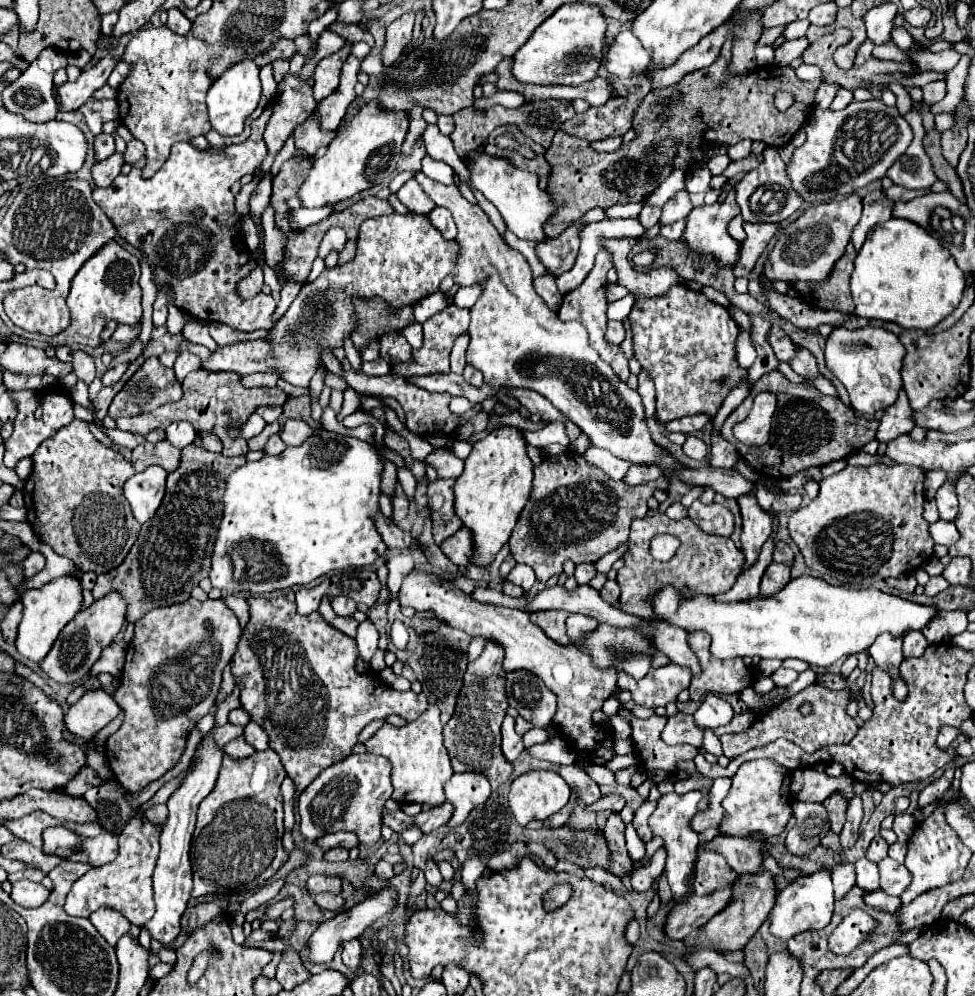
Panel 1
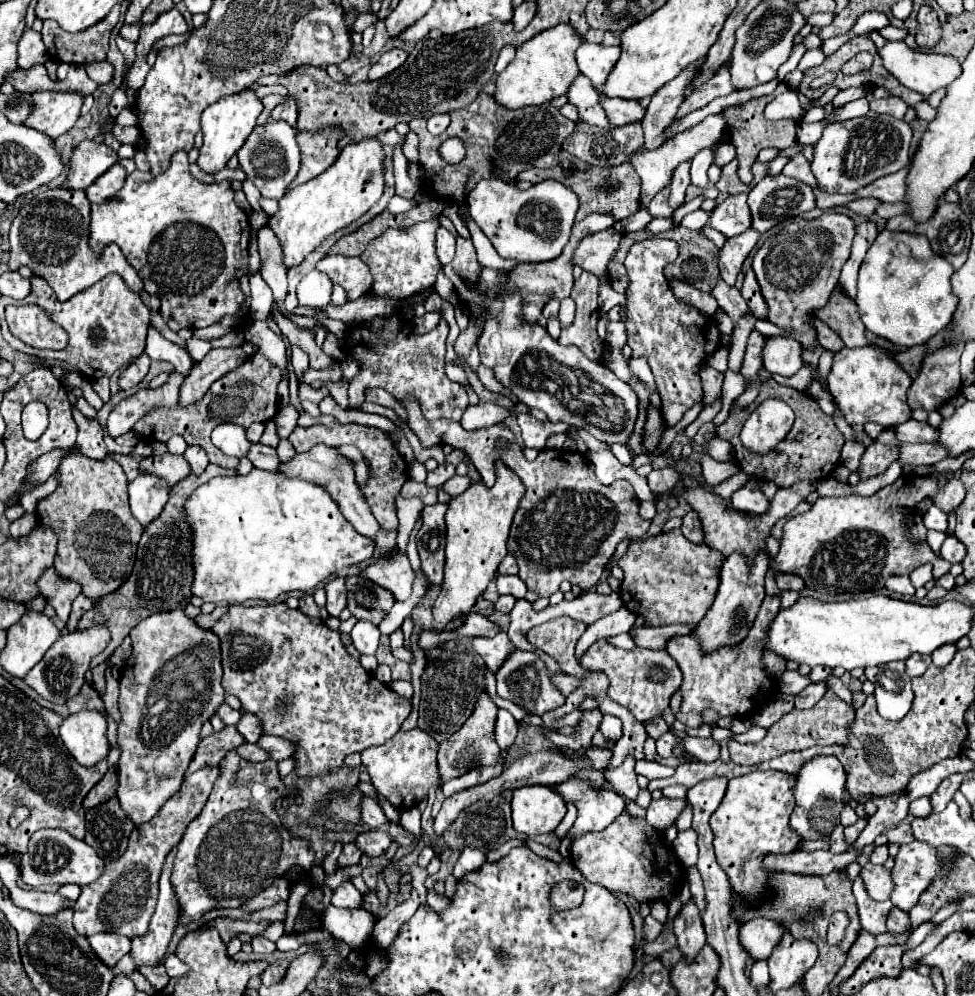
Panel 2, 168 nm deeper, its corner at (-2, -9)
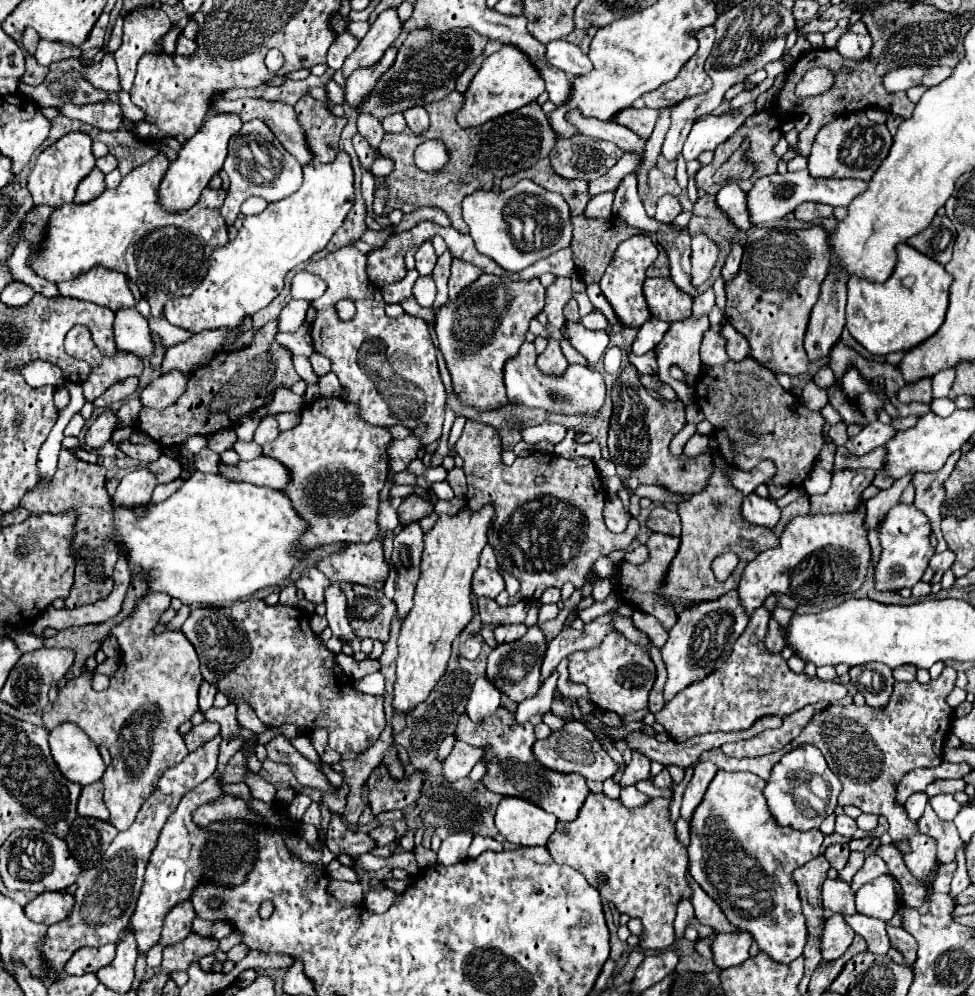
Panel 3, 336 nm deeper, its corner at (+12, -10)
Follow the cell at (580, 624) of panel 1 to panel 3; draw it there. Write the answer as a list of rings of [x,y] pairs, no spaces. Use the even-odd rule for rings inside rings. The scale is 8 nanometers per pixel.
[[[610,633],[604,643],[596,649],[576,651],[570,657],[570,681],[584,683],[590,689],[590,697],[596,705],[618,715],[634,713],[648,707],[648,695],[656,681],[656,665],[648,651],[636,647],[620,633]]]

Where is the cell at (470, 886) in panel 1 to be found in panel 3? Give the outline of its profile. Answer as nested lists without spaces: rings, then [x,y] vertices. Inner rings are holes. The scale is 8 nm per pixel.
[[[452,833],[448,839],[442,841],[438,851],[440,865],[456,865],[468,857],[468,845],[472,841],[472,833]]]

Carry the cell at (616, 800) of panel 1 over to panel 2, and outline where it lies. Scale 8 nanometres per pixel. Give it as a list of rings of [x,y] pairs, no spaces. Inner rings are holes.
[[[568,780],[554,790],[564,798],[564,802],[574,802],[578,808],[578,818],[570,830],[570,834],[560,842],[560,854],[568,858],[572,836],[580,836],[584,832],[598,832],[606,828],[622,810],[626,802],[612,788],[594,788],[588,782]]]

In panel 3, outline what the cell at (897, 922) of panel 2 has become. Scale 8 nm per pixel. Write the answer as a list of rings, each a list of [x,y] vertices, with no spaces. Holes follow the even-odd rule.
[[[886,925],[886,931],[890,937],[890,945],[904,955],[906,965],[912,965],[916,961],[916,939],[904,927]]]

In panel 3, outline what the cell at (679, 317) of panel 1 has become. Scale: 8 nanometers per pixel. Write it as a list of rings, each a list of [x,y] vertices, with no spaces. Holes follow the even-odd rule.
[[[634,235],[618,245],[614,259],[610,261],[604,277],[600,279],[600,289],[604,297],[608,299],[608,303],[612,305],[624,329],[640,329],[642,323],[650,319],[650,309],[648,309],[644,291],[642,291],[642,283],[644,283],[642,279],[646,279],[646,269],[658,259],[658,253],[660,253],[658,245],[650,237]],[[636,279],[640,279],[640,283],[636,283]]]

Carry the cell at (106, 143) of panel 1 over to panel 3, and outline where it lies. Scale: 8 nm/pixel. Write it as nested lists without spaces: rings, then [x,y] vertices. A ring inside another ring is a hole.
[[[72,131],[58,139],[52,147],[44,149],[28,177],[28,189],[34,197],[34,205],[52,205],[62,207],[64,203],[72,203],[74,191],[78,183],[96,167],[96,159],[92,155],[92,139],[86,133]]]

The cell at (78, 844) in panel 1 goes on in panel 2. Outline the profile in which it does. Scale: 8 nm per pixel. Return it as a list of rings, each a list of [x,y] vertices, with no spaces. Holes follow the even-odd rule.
[[[46,828],[32,834],[28,842],[28,850],[20,858],[20,876],[24,884],[36,888],[36,886],[64,886],[64,884],[78,884],[86,886],[94,882],[104,870],[104,860],[98,858],[98,854],[84,842],[74,836],[70,836],[66,830],[58,828]]]

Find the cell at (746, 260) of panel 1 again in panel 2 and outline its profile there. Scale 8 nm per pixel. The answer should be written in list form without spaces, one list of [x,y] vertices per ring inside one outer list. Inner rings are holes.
[[[746,230],[740,236],[728,238],[724,246],[718,250],[718,268],[720,268],[720,278],[728,284],[734,286],[736,276],[740,274],[742,262],[750,254],[750,250],[756,246],[760,234],[756,230]]]

